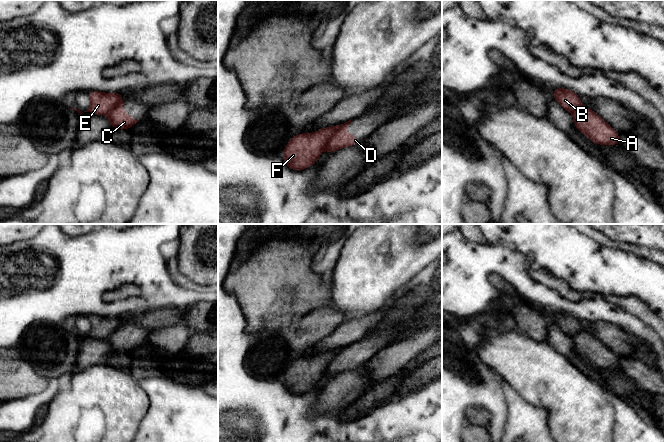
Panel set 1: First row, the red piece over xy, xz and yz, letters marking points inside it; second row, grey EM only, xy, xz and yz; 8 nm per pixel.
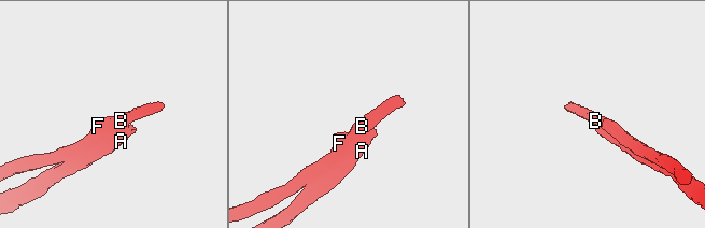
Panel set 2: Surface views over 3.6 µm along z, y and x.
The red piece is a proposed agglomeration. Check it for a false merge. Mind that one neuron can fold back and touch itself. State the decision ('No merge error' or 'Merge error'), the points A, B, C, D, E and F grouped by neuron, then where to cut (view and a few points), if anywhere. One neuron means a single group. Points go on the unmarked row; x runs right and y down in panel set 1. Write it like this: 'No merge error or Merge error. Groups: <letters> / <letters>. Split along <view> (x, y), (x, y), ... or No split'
Merge error. Groups: A C D / B E F. Split along xz (341, 349), (328, 363), (324, 373)

